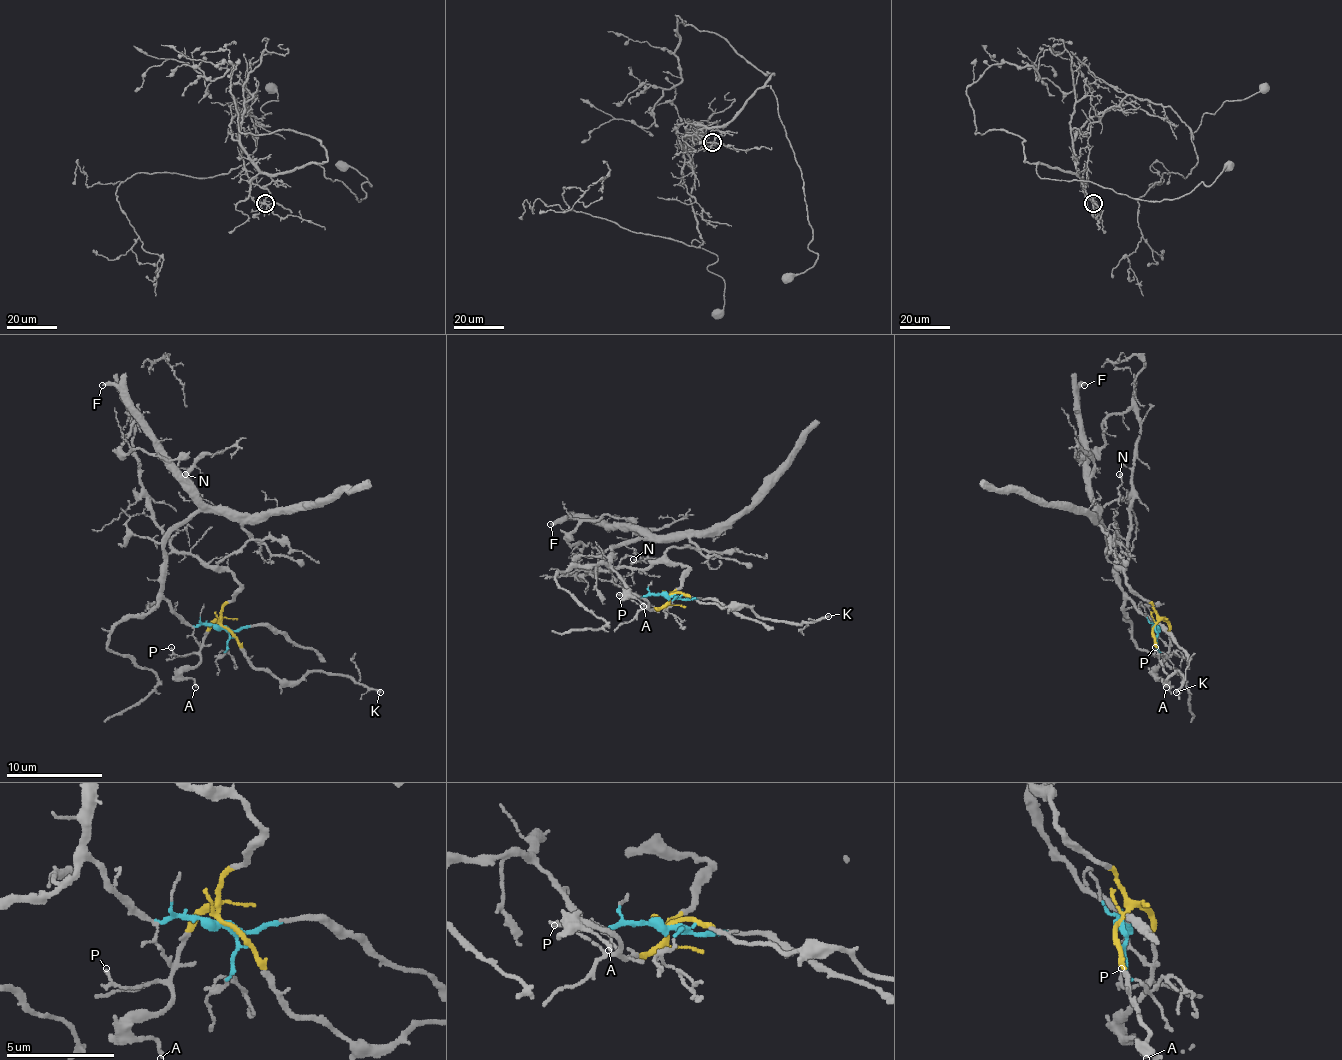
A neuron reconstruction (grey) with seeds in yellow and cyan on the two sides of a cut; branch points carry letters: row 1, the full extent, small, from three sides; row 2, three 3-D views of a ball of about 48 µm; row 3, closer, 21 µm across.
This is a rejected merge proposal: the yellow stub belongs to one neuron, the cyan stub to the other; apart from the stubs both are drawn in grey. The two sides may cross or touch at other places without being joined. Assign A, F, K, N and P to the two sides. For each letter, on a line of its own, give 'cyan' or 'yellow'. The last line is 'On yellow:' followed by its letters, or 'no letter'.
A: yellow
F: cyan
K: yellow
N: cyan
P: yellow
On yellow: A, K, P

